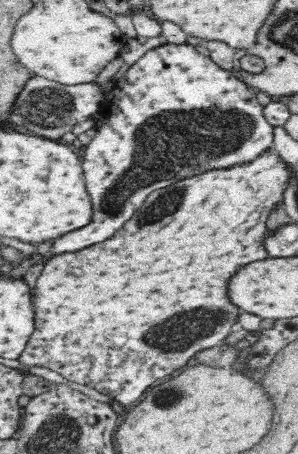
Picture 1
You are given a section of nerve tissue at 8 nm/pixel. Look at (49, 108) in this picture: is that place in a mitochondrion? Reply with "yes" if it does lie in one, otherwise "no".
yes

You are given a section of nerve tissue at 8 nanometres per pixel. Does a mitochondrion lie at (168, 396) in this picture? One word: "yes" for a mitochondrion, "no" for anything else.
yes

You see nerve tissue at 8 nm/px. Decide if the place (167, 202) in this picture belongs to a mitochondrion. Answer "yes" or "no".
yes

